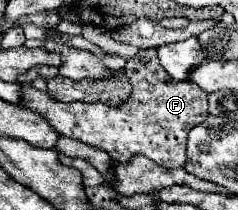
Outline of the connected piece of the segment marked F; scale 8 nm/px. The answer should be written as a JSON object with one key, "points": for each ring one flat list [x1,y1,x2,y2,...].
{"points":[[154,48,152,50,140,50,134,58,130,58,126,62,126,74,128,74,128,80,134,84,134,94,120,108,112,108,112,106,100,104,100,102,96,102,96,104,84,104,84,102,64,104,64,102,56,102,56,100,50,98,48,92,38,92,30,84,24,84,24,88,26,88,24,94,26,96,24,96,24,104,22,106,26,106,28,110,36,110,42,116,46,116,46,120,50,122,50,126,58,134,104,150,118,164,126,164,126,162,132,160,132,156,142,154,142,156,150,158,152,162,156,162,156,164,160,164,164,168,182,168,186,164,186,138,188,138,188,132,208,118,206,92,200,90,194,82,176,82,176,80,172,80,172,76,160,66,158,52]]}

